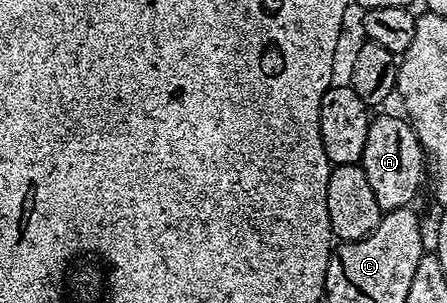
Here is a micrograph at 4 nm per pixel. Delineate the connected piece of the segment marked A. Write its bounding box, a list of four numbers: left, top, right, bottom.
[361,115,427,213]

